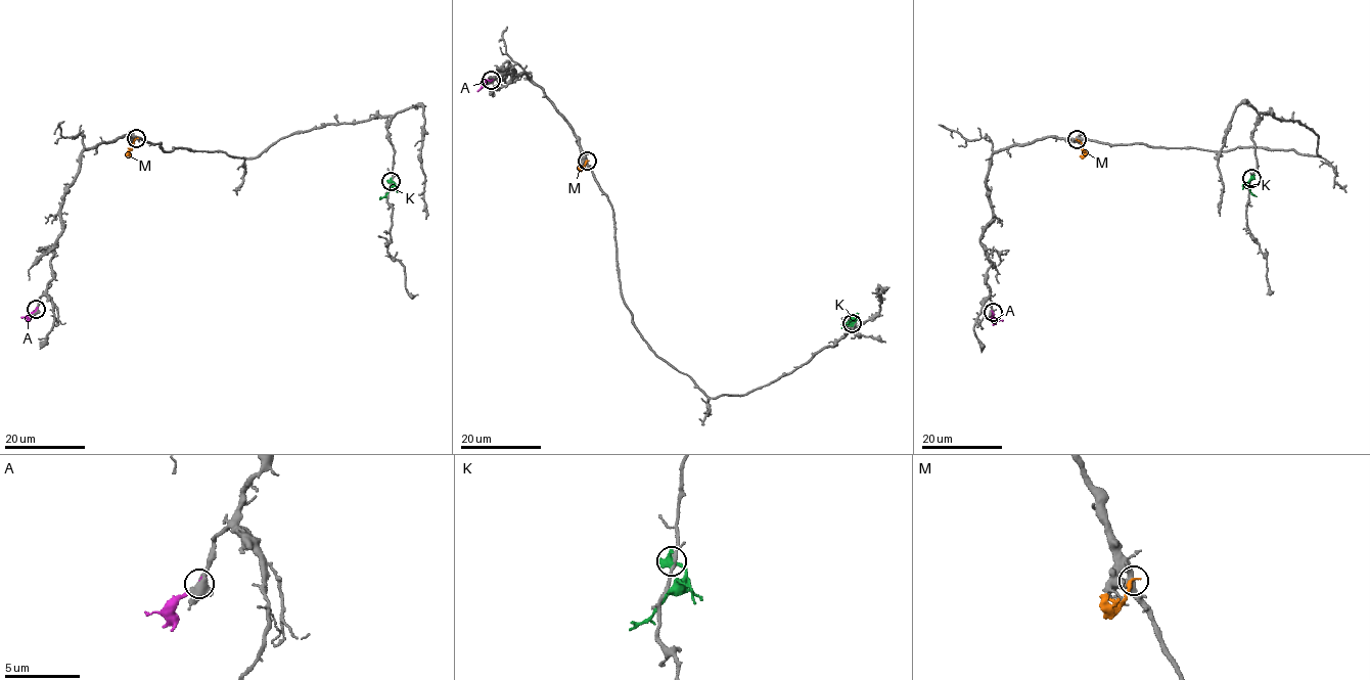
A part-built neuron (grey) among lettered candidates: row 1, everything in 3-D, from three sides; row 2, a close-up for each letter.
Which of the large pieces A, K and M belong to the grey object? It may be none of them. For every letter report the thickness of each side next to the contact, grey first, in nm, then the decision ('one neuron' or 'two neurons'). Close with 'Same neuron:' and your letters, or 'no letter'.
A: 200/320 nm | one neuron
K: 180/700 nm | two neurons
M: 480/240 nm | two neurons
Same neuron: A

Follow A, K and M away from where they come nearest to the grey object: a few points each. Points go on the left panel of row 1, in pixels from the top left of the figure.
A: (35, 309), (20, 317)
K: (391, 181), (395, 184), (379, 199)
M: (136, 138), (128, 152), (131, 157)

